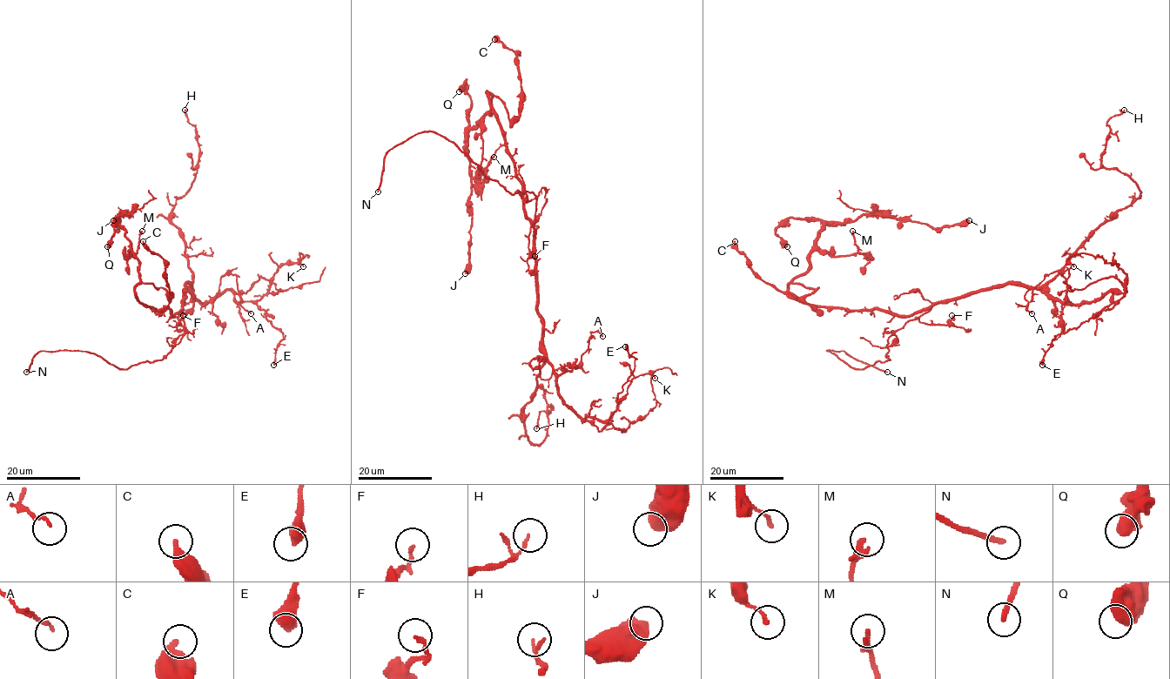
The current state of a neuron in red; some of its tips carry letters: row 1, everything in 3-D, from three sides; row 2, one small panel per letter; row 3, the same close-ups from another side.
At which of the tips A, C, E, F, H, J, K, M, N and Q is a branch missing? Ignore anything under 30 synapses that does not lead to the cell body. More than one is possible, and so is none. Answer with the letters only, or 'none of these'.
N

